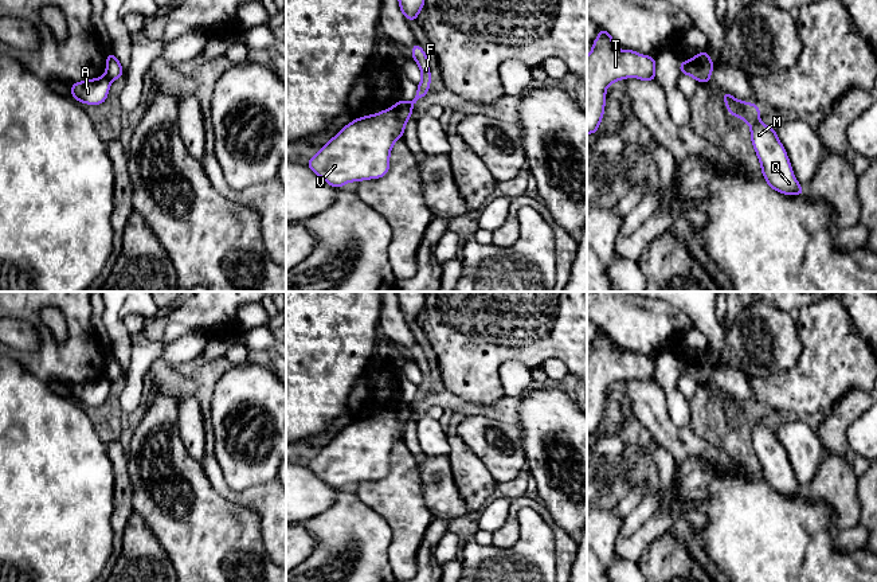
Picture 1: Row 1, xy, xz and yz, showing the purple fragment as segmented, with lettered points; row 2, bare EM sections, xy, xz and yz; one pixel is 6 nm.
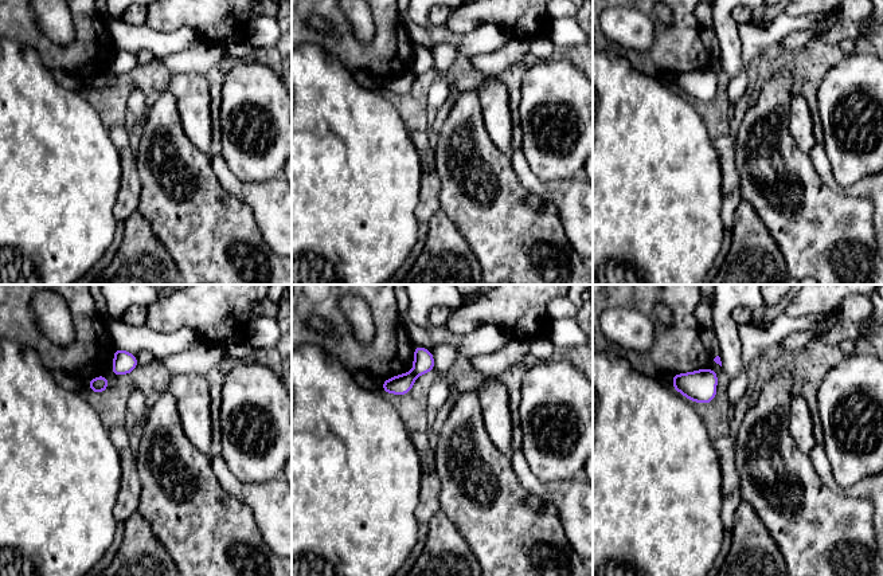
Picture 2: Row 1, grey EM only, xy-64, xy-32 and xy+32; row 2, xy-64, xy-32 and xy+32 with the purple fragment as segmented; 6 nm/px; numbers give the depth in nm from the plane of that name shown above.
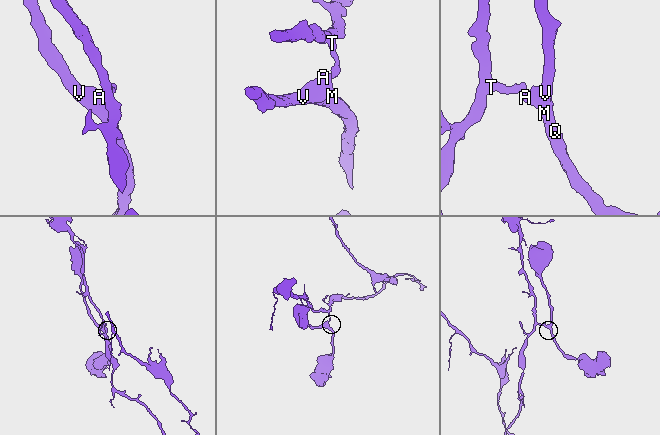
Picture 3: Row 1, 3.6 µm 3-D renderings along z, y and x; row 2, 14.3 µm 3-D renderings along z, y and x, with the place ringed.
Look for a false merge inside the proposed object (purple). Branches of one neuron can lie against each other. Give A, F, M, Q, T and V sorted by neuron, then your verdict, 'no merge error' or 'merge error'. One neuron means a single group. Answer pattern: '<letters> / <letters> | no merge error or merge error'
A M Q V / F T | merge error

